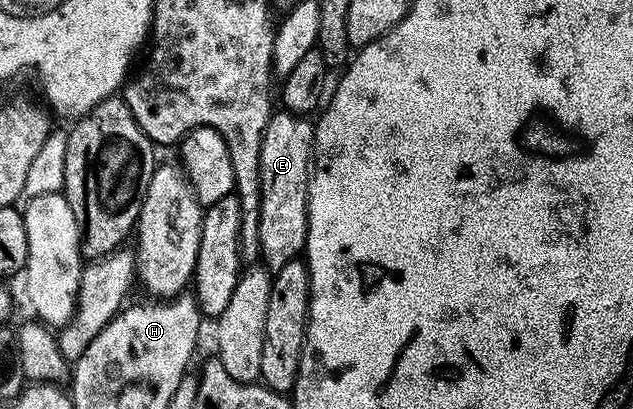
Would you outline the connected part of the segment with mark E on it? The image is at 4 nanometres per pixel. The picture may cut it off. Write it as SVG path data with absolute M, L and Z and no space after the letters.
M278 110L271 115L260 146L260 186L262 197L258 207L258 244L262 247L261 263L271 273L278 272L284 262L303 255L308 234L308 190L314 150L314 124L295 112Z

